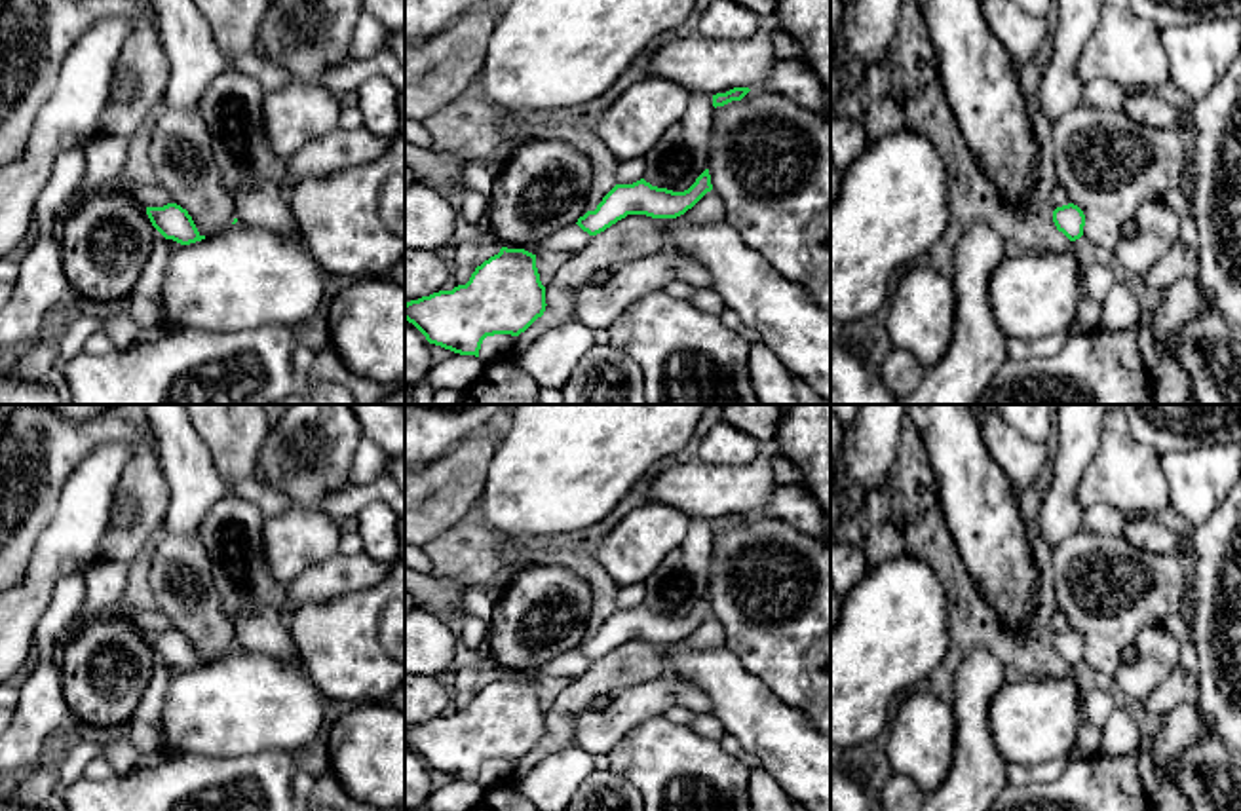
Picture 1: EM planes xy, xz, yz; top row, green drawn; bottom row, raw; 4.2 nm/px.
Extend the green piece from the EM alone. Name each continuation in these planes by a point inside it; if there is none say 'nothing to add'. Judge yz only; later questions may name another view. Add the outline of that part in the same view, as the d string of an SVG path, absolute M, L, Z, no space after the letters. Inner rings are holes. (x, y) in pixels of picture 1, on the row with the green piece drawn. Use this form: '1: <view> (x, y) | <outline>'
nothing to add

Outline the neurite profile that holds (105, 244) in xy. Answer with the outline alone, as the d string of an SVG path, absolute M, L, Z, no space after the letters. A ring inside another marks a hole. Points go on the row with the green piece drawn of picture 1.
M103 186L63 220L61 260L67 283L84 300L120 300L137 285L158 230L146 207L124 190Z

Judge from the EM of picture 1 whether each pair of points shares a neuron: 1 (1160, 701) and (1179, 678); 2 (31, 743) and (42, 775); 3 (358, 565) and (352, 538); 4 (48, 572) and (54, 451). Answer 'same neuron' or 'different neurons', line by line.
1: same neuron
2: different neurons
3: different neurons
4: different neurons

